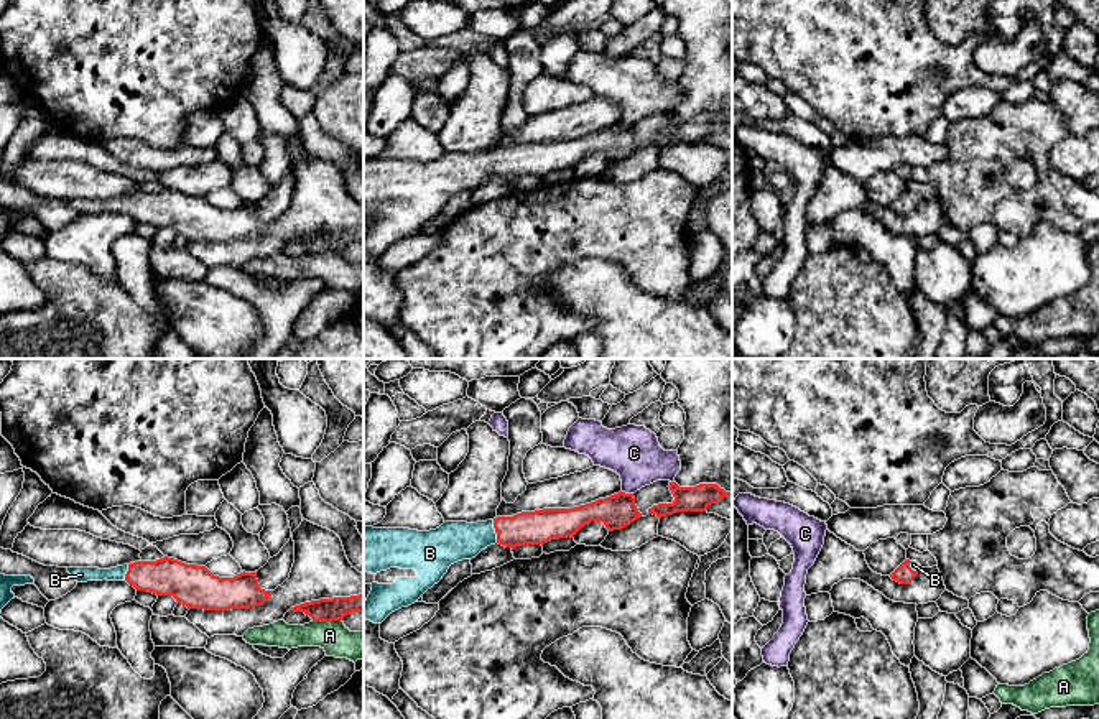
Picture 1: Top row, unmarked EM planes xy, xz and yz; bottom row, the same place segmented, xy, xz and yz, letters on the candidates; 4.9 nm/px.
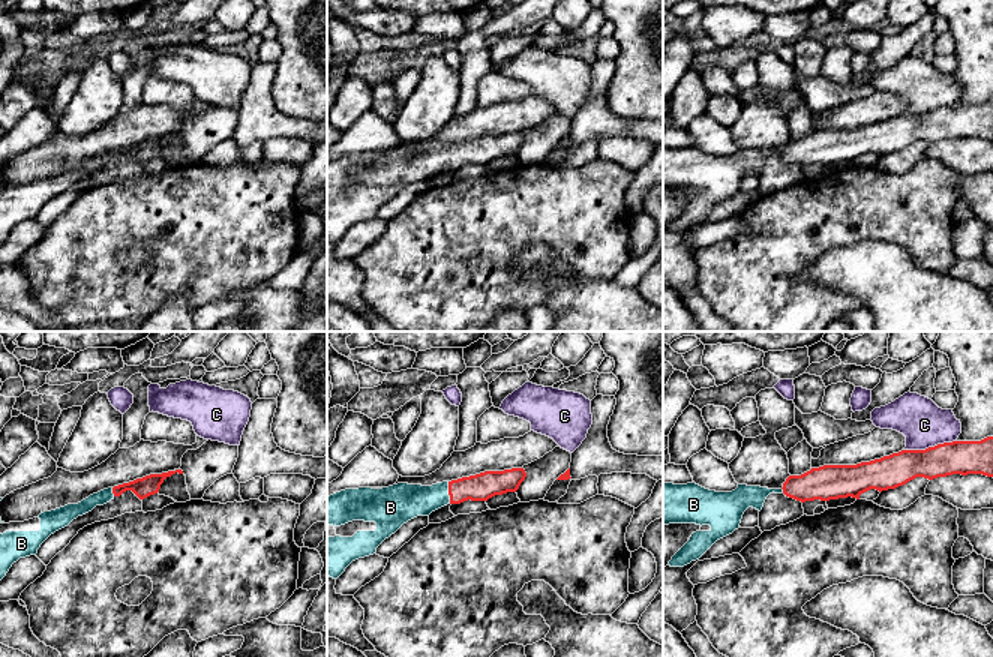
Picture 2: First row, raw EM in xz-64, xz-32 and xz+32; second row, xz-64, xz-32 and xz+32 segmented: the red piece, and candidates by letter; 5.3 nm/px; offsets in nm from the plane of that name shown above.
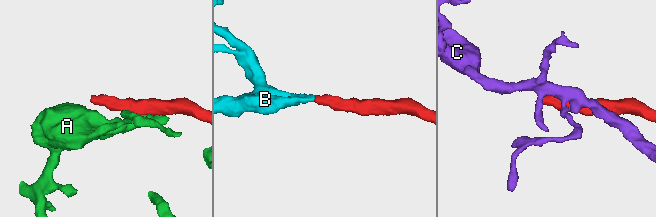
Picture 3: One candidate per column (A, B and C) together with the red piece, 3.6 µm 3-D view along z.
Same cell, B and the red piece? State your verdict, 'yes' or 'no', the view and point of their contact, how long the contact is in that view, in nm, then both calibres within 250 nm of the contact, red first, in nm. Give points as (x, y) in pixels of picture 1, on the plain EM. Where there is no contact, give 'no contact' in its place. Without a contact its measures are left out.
yes | xz (496, 163) | 110 nm | 170/200 nm

